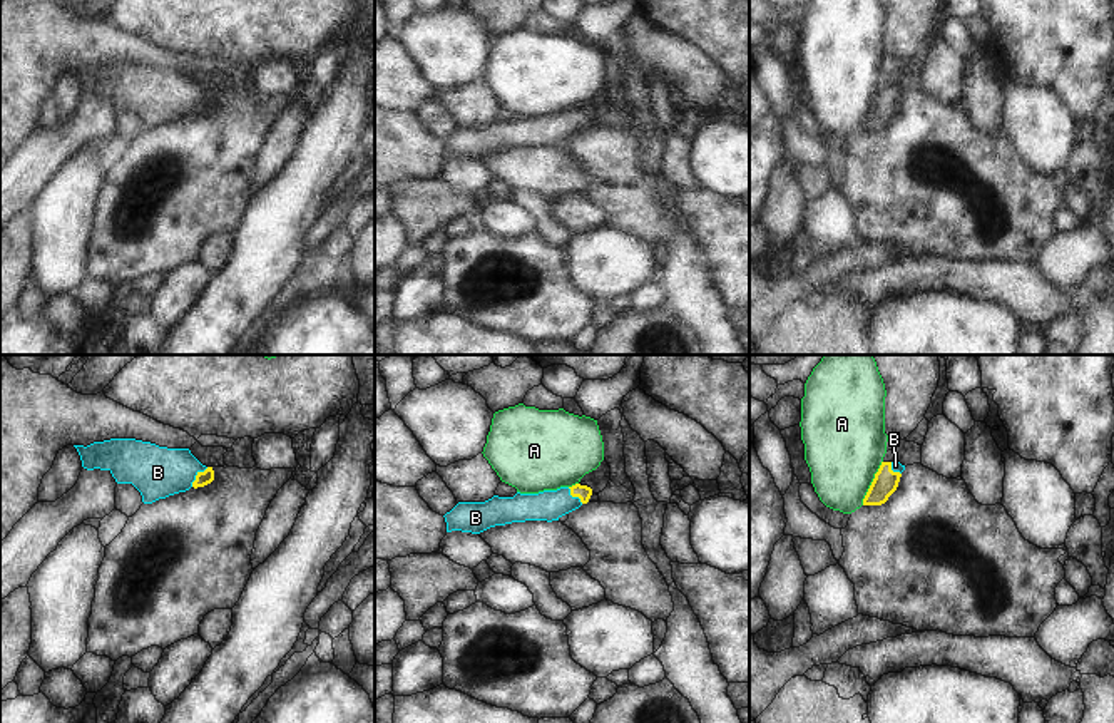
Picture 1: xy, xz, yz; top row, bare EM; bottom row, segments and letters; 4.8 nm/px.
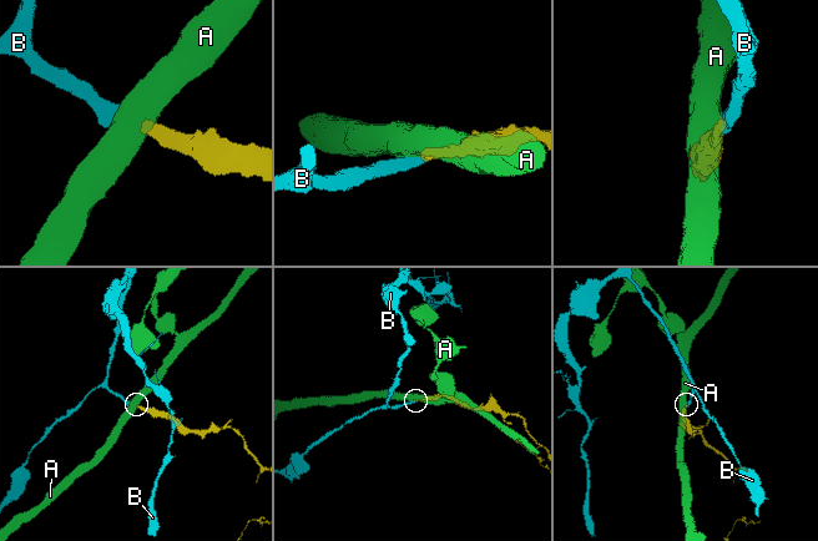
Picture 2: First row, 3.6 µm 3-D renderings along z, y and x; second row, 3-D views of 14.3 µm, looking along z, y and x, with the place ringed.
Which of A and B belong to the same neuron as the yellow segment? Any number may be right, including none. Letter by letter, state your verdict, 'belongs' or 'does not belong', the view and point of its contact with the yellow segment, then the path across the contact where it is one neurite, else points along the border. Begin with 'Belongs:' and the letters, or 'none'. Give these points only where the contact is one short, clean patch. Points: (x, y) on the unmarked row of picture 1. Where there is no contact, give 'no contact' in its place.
Belongs: B
A: does not belong; meets yellow in yz at (872, 107); border along yz (882, 86), (862, 129)
B: belongs; meets yellow in xy at (196, 101); runs through xy (204, 102), (196, 101), (158, 97)

